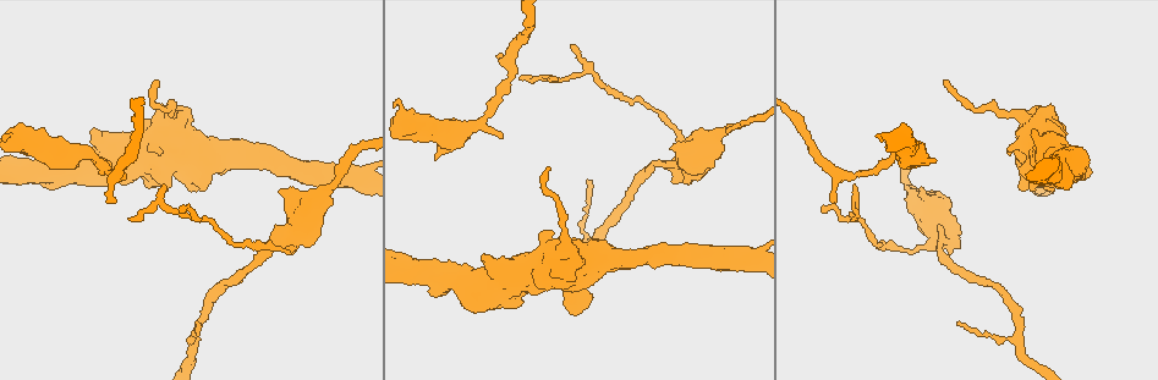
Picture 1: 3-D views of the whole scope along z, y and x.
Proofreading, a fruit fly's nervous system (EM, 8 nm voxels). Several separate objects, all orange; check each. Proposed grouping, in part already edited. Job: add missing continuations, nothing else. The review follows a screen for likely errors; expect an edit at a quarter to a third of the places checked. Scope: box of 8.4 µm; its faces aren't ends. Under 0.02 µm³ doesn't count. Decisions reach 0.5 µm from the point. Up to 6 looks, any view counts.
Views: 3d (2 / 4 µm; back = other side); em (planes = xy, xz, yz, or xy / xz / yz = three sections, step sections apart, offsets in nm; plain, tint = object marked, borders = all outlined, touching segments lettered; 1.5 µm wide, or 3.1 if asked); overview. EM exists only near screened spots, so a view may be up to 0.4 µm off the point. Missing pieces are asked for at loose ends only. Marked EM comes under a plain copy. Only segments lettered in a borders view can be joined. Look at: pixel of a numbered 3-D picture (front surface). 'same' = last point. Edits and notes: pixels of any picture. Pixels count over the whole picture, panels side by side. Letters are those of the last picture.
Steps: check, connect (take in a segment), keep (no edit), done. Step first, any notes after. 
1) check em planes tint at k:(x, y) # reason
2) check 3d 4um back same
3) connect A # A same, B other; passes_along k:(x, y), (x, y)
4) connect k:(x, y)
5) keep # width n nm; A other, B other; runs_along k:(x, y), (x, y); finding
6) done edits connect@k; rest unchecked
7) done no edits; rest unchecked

check 3d 2um at 1:(435, 156) # free end

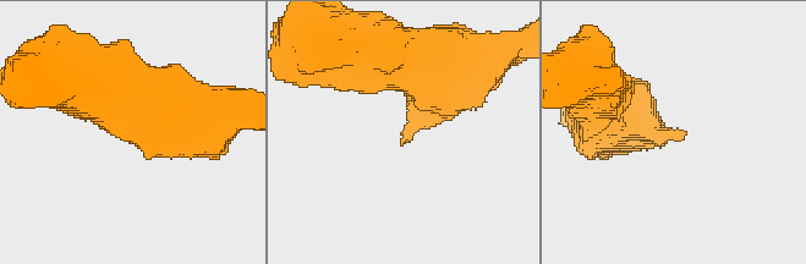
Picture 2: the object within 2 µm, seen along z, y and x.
check em planes tint at 2:(680, 135) # need the tissue

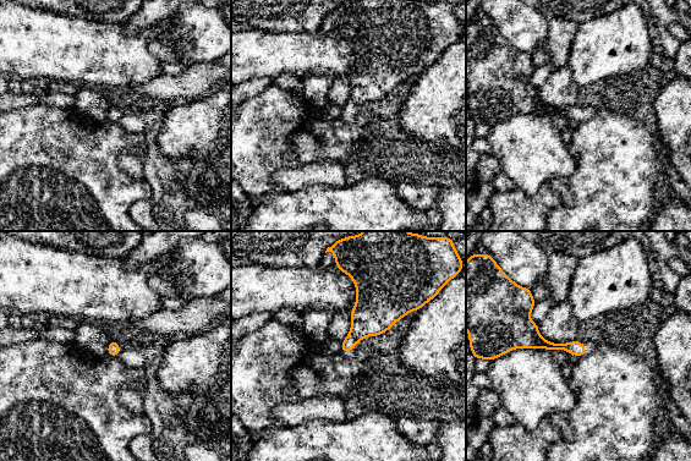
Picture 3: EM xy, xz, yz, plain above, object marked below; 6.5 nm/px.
check em planes borders same

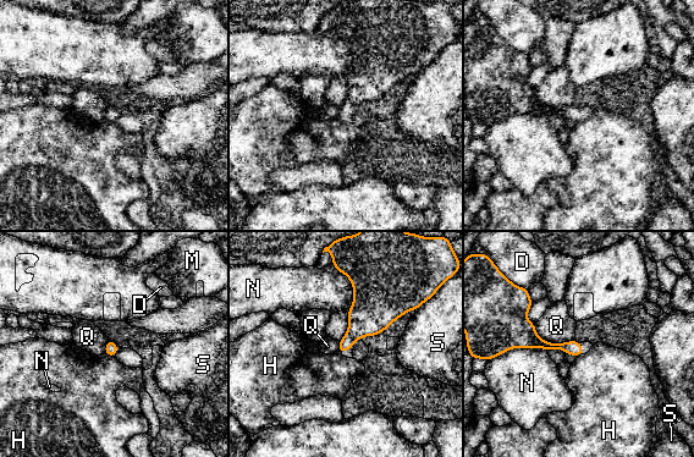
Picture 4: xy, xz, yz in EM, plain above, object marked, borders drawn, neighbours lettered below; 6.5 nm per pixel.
keep # D other, H other, M other, N other, Q other, S other; border 4:(105, 353), (111, 357); none of them fits

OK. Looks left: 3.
check em planes borders at 1:(836, 200) # tapers out

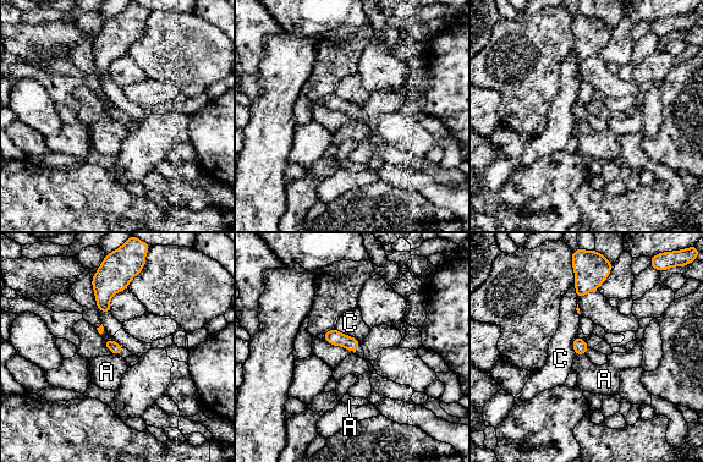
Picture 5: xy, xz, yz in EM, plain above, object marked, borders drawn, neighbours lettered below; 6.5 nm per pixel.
keep # width 80 nm; A other, C other; border 5:(585, 353), (576, 356); none of them fits

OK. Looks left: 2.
check em xz step 8 tint at 1:(547, 169) # long arm stops here

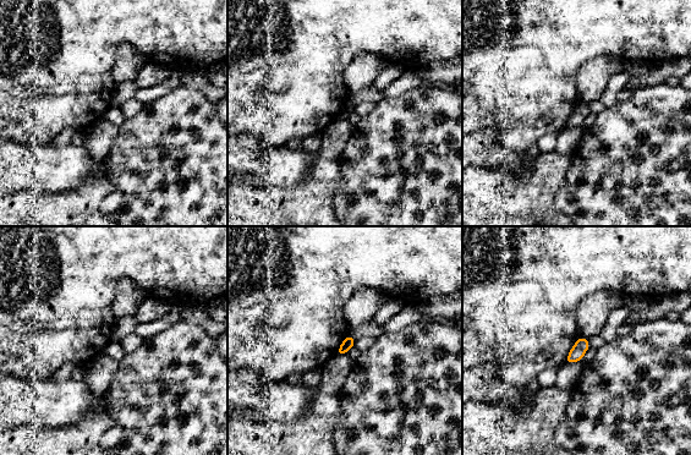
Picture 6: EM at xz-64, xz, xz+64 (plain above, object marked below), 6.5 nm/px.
check em yz step 4 borders same

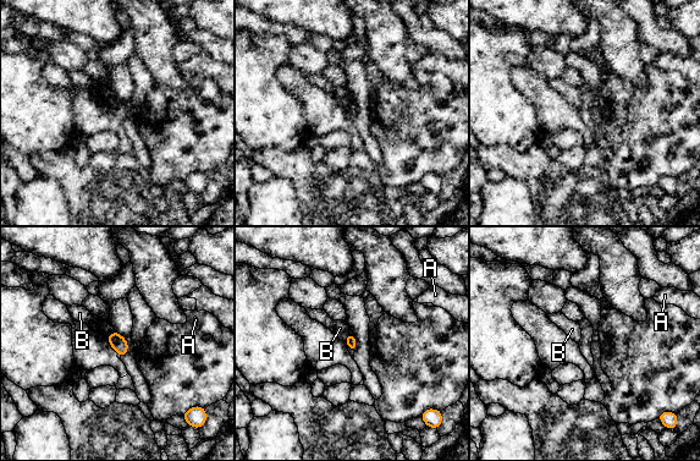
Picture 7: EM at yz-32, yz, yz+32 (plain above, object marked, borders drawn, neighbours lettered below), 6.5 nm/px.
keep # longest_contact B 80 nm; A other, B other; border 7:(114, 330), (106, 338); no lettered segment goes on from it

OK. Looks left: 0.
done no edits; rest unchecked

